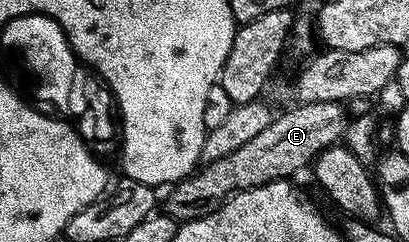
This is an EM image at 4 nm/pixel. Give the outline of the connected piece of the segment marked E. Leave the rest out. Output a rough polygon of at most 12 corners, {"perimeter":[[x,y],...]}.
{"perimeter":[[295,103],[164,196],[179,222],[290,180],[343,139],[345,103]]}

